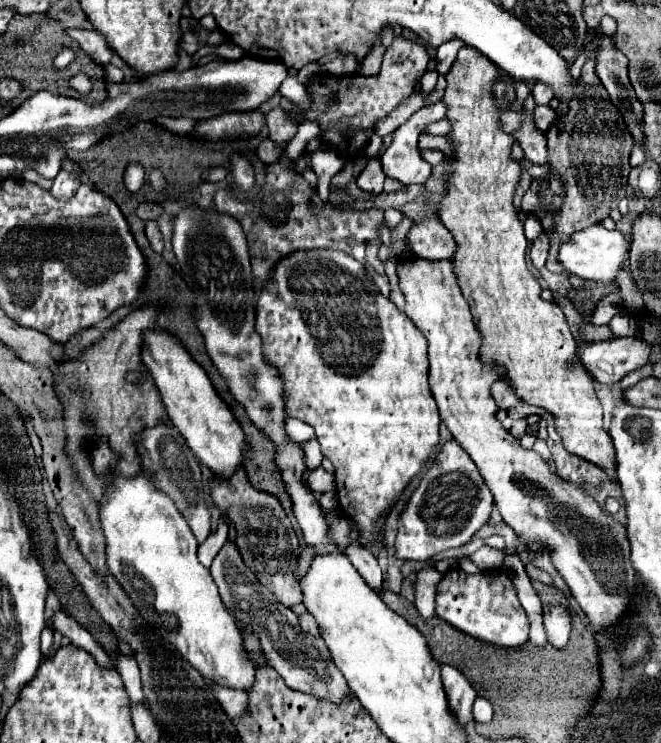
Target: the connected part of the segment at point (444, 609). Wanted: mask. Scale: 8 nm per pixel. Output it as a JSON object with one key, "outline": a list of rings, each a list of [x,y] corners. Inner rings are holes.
{"outline":[[[459,568],[447,570],[437,584],[435,612],[445,622],[483,642],[517,648],[527,640],[527,614],[517,600],[511,576],[505,572],[481,572],[471,576]]]}

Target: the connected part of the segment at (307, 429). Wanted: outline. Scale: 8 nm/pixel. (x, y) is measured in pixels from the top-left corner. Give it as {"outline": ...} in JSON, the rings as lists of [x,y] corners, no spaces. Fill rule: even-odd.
{"outline":[[[288,417],[285,428],[289,437],[297,443],[302,443],[316,437],[315,431],[310,425],[296,418]]]}

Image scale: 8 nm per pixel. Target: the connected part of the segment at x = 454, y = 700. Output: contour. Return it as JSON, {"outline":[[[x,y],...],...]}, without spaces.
{"outline":[[[441,666],[441,676],[449,710],[457,718],[457,724],[465,726],[469,720],[473,720],[473,702],[477,698],[477,692],[467,682],[467,678],[453,666]]]}

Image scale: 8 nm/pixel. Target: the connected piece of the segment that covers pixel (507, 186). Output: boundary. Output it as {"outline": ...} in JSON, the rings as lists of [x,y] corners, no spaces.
{"outline":[[[465,46],[457,52],[445,78],[445,118],[451,122],[445,138],[453,144],[453,152],[445,154],[451,168],[447,192],[437,214],[457,242],[451,264],[471,306],[473,322],[483,336],[479,358],[501,368],[501,378],[509,382],[523,404],[539,406],[553,416],[555,430],[567,452],[603,468],[609,480],[617,482],[615,448],[603,430],[603,408],[595,396],[593,378],[577,366],[567,366],[577,352],[575,336],[561,308],[541,298],[541,286],[527,268],[527,238],[513,208],[513,194],[523,168],[509,158],[515,138],[501,130],[499,110],[489,90],[505,76],[499,74],[489,58]]]}

